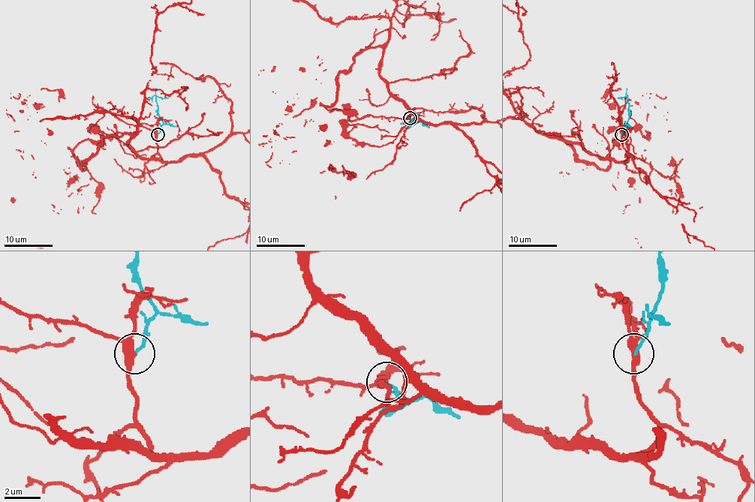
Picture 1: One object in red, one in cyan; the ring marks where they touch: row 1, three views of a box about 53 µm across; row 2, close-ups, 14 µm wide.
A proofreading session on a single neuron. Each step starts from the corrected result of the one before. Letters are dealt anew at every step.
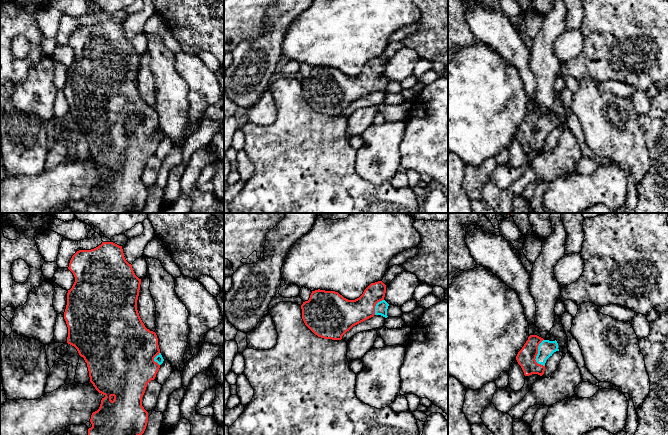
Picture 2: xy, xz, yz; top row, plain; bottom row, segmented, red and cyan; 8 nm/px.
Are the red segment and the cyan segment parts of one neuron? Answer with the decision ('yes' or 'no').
yes

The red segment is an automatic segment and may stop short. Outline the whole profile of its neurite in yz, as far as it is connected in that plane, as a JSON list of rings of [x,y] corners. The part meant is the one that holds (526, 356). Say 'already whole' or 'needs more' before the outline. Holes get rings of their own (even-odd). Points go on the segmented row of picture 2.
needs more | [[[530,335],[518,352],[516,360],[525,376],[532,374],[542,376],[545,371],[546,360],[556,351],[559,351],[556,340],[549,341],[537,335]]]

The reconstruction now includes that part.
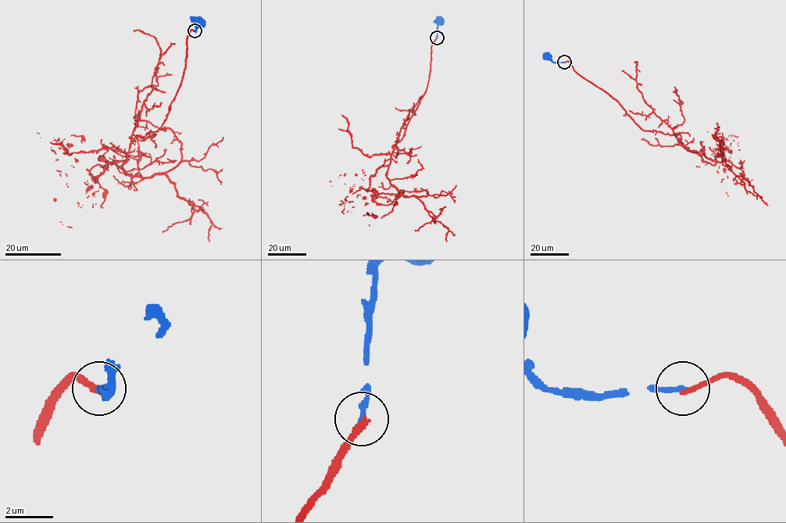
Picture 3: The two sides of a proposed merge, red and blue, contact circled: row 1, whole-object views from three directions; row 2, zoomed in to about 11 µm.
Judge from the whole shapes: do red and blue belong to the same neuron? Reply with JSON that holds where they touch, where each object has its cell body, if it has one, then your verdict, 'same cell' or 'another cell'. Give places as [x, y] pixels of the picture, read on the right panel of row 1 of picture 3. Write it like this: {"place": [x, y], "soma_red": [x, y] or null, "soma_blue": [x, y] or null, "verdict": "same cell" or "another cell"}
{"place": [564, 62], "soma_red": null, "soma_blue": [547, 56], "verdict": "same cell"}

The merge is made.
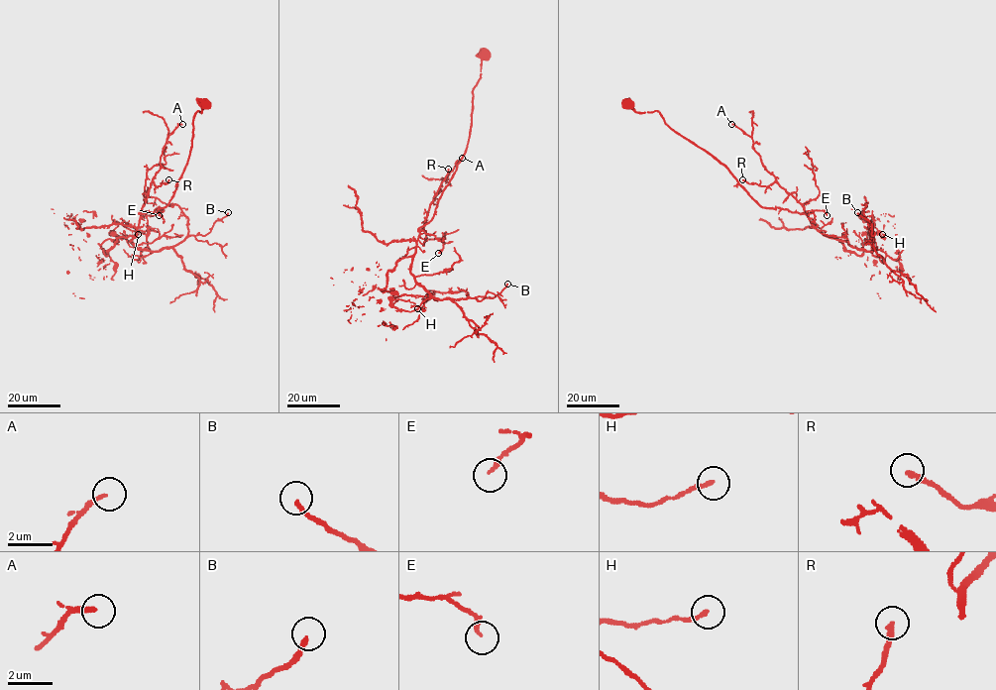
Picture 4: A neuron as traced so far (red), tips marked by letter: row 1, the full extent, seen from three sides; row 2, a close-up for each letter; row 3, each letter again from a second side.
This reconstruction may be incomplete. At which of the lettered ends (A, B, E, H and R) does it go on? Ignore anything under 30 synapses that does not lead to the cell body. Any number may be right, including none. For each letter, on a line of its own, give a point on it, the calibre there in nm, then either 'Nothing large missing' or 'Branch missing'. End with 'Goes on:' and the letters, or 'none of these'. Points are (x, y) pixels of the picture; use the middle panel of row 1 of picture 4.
A: Place: (462, 158). Thickness 180 nm. Nothing large missing
B: Place: (507, 284). Thickness 190 nm. Nothing large missing
E: Place: (438, 253). Thickness 180 nm. Nothing large missing
H: Place: (417, 308). Thickness 190 nm. Nothing large missing
R: Place: (448, 169). Thickness 220 nm. Branch missing
Goes on: R

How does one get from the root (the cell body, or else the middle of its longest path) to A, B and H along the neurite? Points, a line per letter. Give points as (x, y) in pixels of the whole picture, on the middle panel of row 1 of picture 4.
A: (486, 54), (480, 78), (473, 89), (466, 150), (436, 213), (419, 230), (442, 181), (462, 158)
B: (486, 54), (473, 89), (466, 150), (436, 213), (418, 230), (410, 274), (440, 298), (493, 298), (507, 284)
H: (486, 54), (466, 150), (415, 253), (381, 289), (396, 292), (397, 308), (417, 308)

